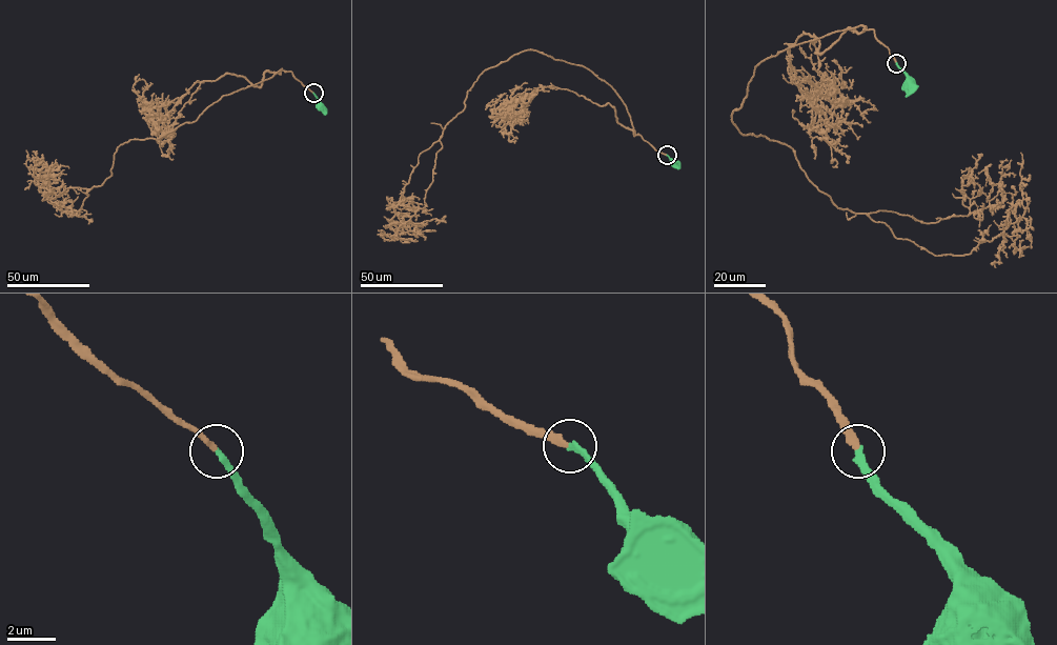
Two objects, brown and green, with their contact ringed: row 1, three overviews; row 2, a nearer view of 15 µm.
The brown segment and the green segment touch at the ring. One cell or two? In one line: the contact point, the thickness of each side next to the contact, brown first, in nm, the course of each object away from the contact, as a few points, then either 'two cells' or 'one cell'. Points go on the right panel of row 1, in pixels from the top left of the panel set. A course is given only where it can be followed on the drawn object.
at (896, 63); 240 nm thick on the brown side, 260 nm on the other; brown runs (896, 63), (862, 26), (791, 46), (732, 121), (938, 256), (1022, 217), (1020, 153); green runs (896, 63), (909, 83); one cell

